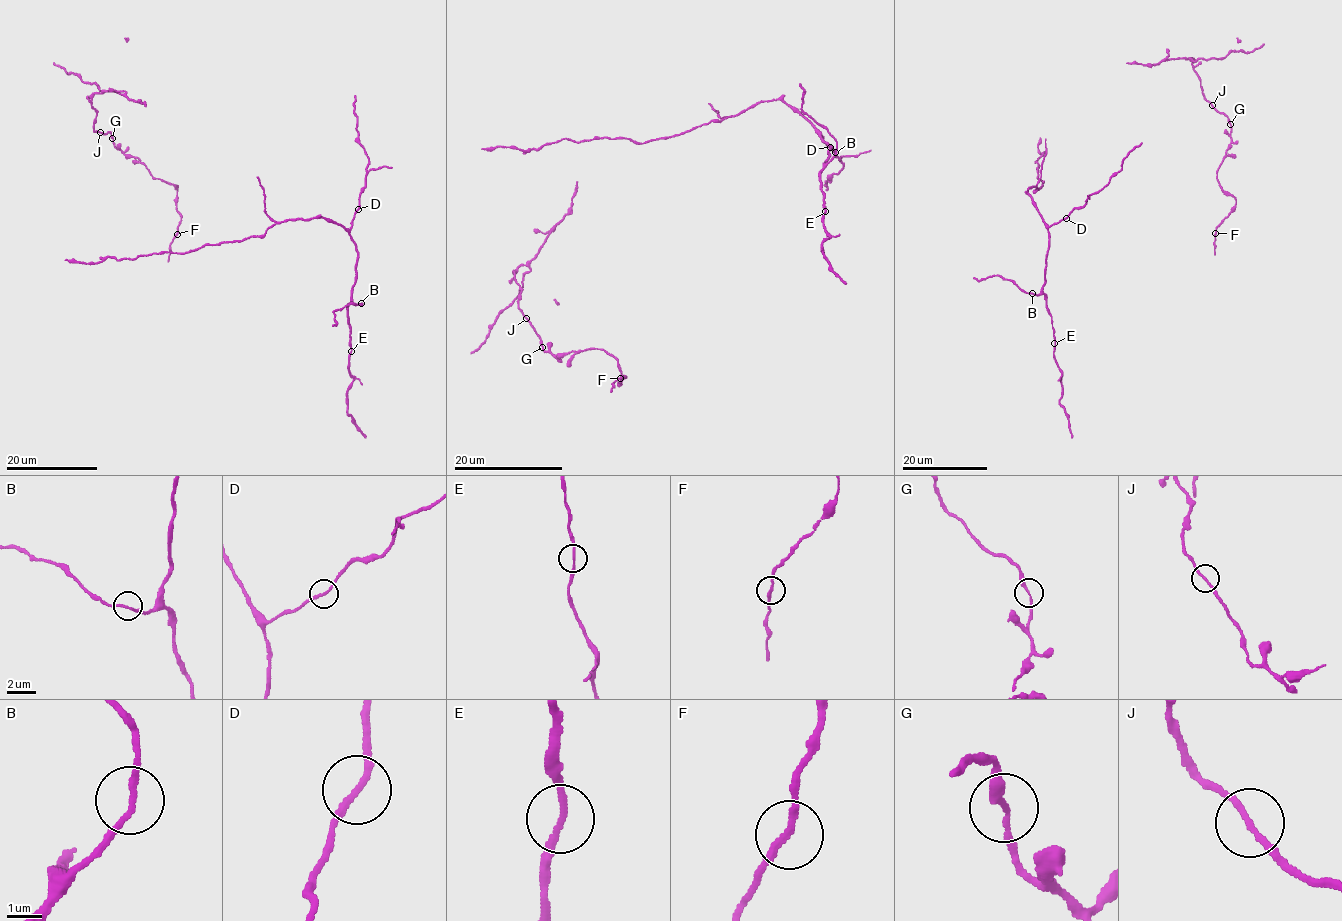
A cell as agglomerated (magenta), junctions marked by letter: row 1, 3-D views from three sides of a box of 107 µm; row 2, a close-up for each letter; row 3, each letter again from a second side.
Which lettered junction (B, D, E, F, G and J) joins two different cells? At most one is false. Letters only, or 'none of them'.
none of them

